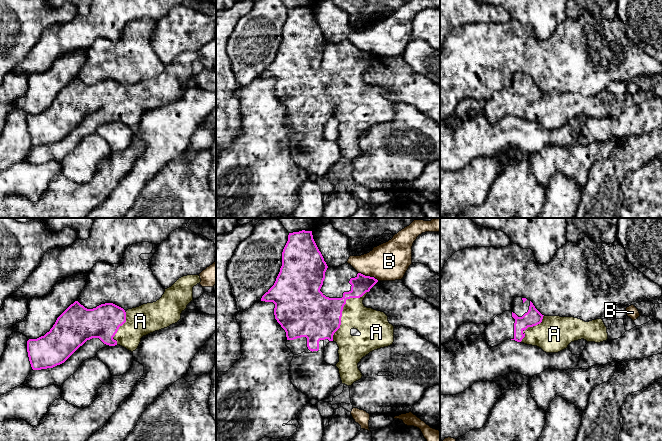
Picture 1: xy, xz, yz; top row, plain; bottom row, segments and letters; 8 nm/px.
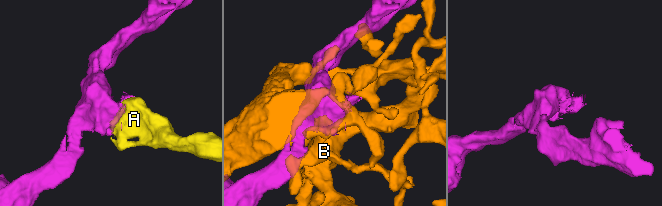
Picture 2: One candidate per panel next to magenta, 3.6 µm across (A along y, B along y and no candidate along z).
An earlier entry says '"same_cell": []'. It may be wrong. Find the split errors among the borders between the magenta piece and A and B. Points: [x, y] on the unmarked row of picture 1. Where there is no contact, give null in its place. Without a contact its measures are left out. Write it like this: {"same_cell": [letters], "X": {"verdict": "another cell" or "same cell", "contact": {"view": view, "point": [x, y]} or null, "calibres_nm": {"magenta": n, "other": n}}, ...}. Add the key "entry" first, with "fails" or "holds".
{"entry": "holds", "same_cell": [], "A": {"verdict": "another cell", "contact": {"view": "xz", "point": [342, 86]}, "calibres_nm": {"magenta": 360, "other": 220}}, "B": {"verdict": "another cell", "contact": {"view": "xz", "point": [368, 52]}, "calibres_nm": {"magenta": 150, "other": 300}}}

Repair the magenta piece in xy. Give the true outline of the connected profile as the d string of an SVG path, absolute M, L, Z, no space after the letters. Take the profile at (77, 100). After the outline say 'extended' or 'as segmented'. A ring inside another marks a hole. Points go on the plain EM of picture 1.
M75 77L57 94L49 108L27 117L31 143L41 146L60 141L92 114L115 122L117 117L113 113L125 98L125 86L113 79L87 85Z; as segmented

